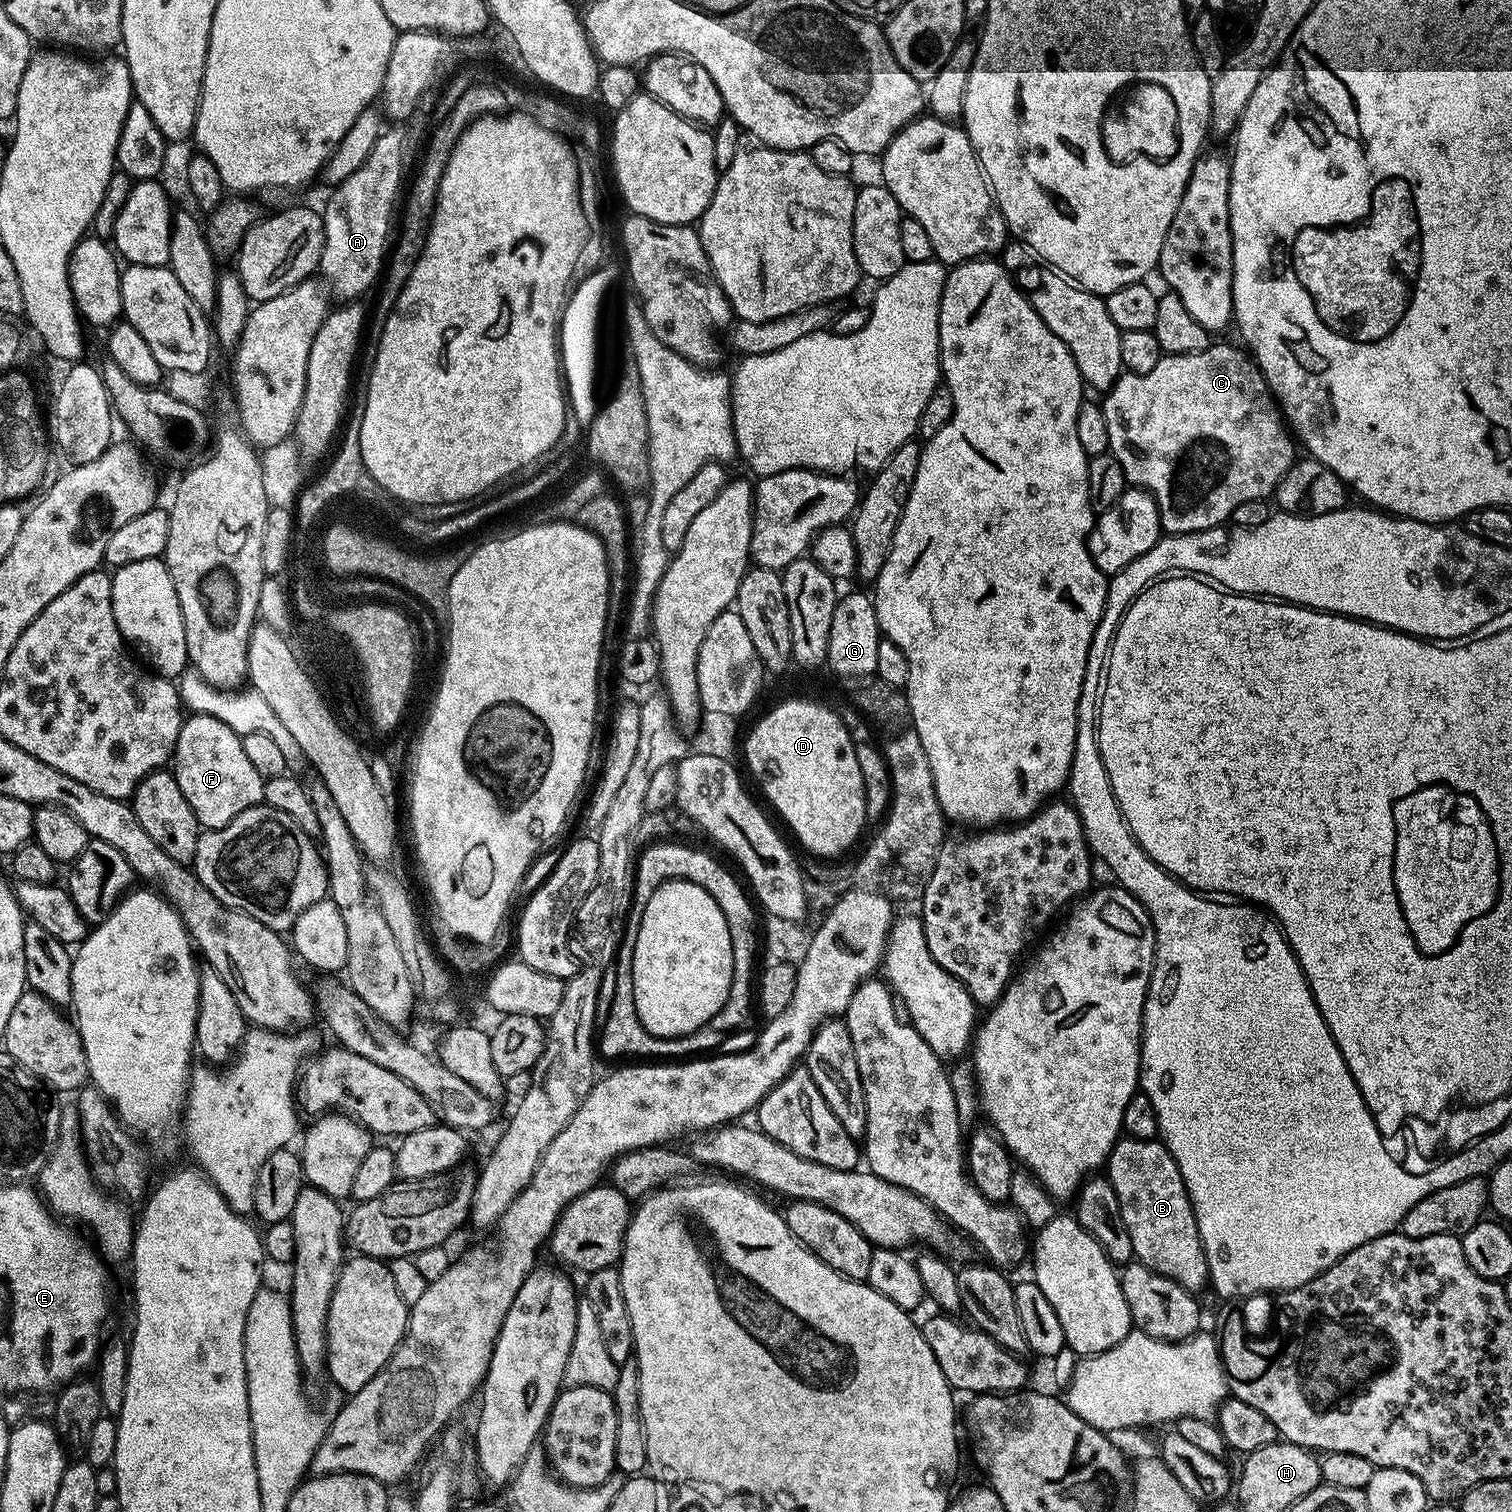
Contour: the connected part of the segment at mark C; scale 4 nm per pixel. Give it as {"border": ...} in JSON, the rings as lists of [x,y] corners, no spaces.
{"border":[[[1212,342],[1209,343],[1206,350],[1198,354],[1161,355],[1158,366],[1154,366],[1150,374],[1134,374],[1125,371],[1103,397],[1102,407],[1106,418],[1106,434],[1110,434],[1108,447],[1111,454],[1114,458],[1118,458],[1118,462],[1122,462],[1122,470],[1126,474],[1129,485],[1143,488],[1152,495],[1158,506],[1161,529],[1165,533],[1181,536],[1221,527],[1225,522],[1230,521],[1231,512],[1237,509],[1242,502],[1250,502],[1254,499],[1267,501],[1275,493],[1278,482],[1286,474],[1286,470],[1290,470],[1290,466],[1297,459],[1298,453],[1292,449],[1293,437],[1286,427],[1286,421],[1277,405],[1275,396],[1268,388],[1266,378],[1261,374],[1260,367],[1256,365],[1251,355],[1243,347],[1240,348],[1235,348],[1232,344]]]}

